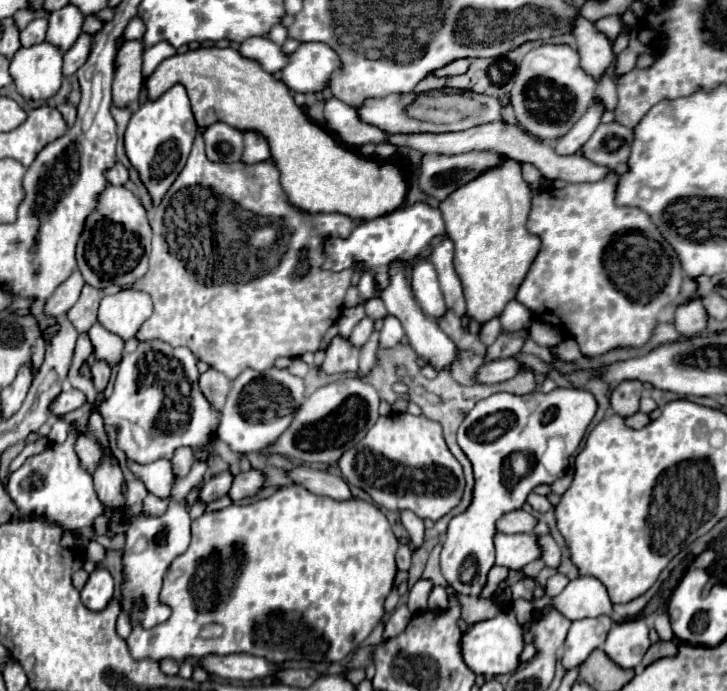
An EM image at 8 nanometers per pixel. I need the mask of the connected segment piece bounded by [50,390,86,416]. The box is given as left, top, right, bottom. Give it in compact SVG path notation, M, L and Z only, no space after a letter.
M78 390L78 396L76 396L76 398L56 396L56 400L52 400L52 408L50 408L50 412L52 412L54 416L64 416L64 414L74 412L76 408L80 408L84 402L86 402L86 398L84 398L84 394L82 394L80 390Z

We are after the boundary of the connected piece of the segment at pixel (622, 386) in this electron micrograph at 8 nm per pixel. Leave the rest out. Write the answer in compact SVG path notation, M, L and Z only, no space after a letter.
M622 380L610 394L610 408L628 418L640 410L640 396L642 396L642 382L640 380Z

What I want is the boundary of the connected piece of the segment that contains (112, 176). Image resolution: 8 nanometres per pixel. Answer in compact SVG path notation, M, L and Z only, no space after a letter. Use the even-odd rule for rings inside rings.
M116 164L112 170L106 172L106 178L112 186L122 186L128 182L128 168L122 164Z

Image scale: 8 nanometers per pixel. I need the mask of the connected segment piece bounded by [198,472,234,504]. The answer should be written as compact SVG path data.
M222 472L222 474L214 476L210 482L206 482L206 484L202 486L198 498L200 498L204 504L210 504L210 502L222 498L224 494L228 494L228 490L230 490L230 486L232 486L232 480L234 480L234 478L232 478L230 472Z

